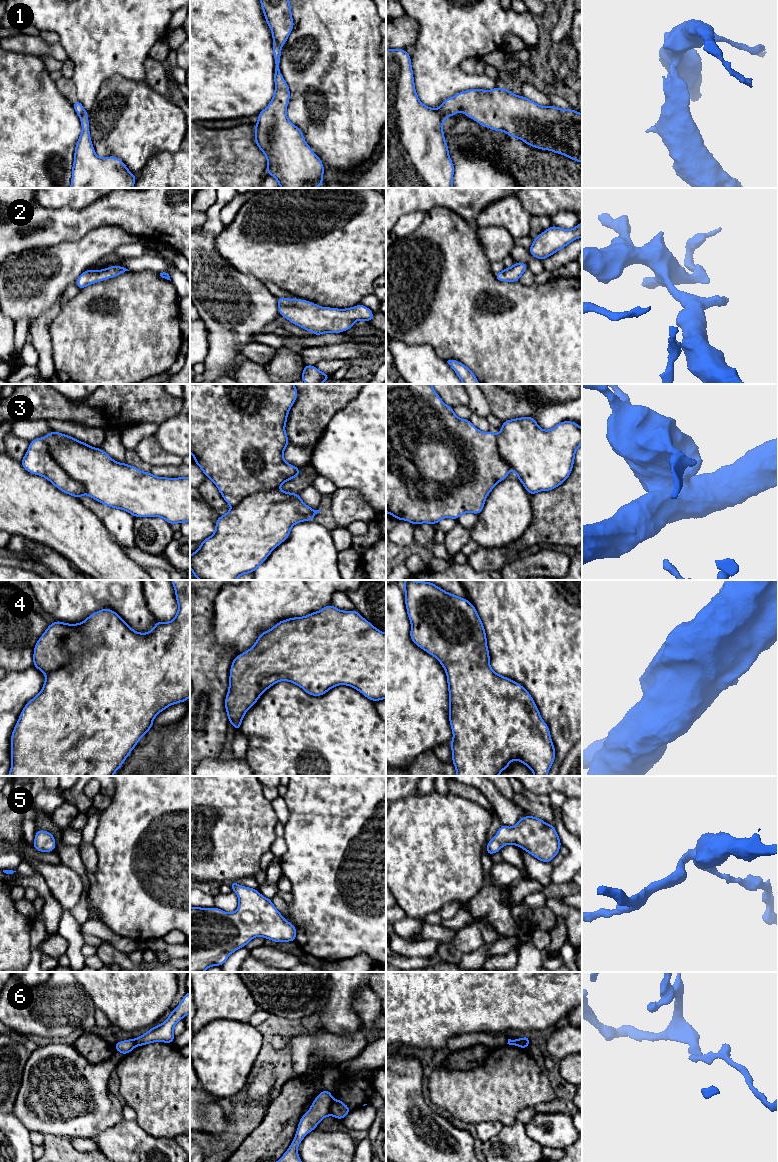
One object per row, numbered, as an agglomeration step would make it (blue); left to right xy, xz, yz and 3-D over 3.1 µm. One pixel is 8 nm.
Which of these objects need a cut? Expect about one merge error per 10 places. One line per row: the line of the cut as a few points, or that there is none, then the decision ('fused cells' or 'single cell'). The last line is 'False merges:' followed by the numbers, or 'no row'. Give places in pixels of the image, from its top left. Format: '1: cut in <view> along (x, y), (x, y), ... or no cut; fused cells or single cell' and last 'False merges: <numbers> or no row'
1: cut in yz along (434, 109), (443, 119); fused cells
2: no cut; single cell
3: no cut; single cell
4: no cut; single cell
5: no cut; single cell
6: cut in xz along (332, 1099), (329, 1114); fused cells
False merges: 1, 6

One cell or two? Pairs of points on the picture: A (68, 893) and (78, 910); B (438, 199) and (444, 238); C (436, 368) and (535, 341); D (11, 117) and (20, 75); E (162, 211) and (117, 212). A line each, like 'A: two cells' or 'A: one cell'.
A: two cells
B: two cells
C: two cells
D: one cell
E: one cell

